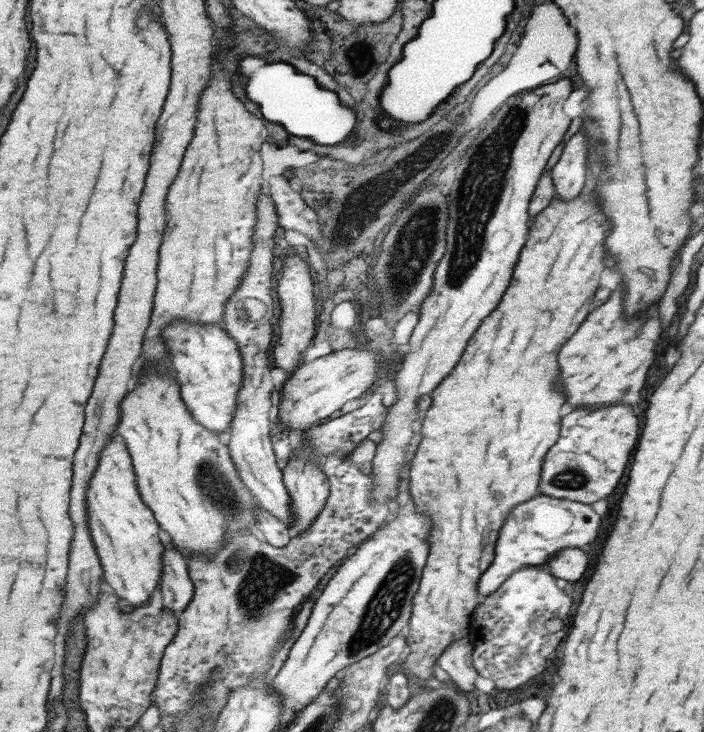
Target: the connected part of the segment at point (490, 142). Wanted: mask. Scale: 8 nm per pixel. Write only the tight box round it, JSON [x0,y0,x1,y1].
[373,78,574,503]

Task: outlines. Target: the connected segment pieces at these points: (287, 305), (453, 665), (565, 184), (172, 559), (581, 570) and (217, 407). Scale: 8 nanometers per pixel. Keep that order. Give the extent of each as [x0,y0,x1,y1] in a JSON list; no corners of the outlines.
[[273,254,319,394],[437,638,479,692],[553,128,587,202],[162,537,195,616],[547,549,589,582],[163,320,245,435]]

